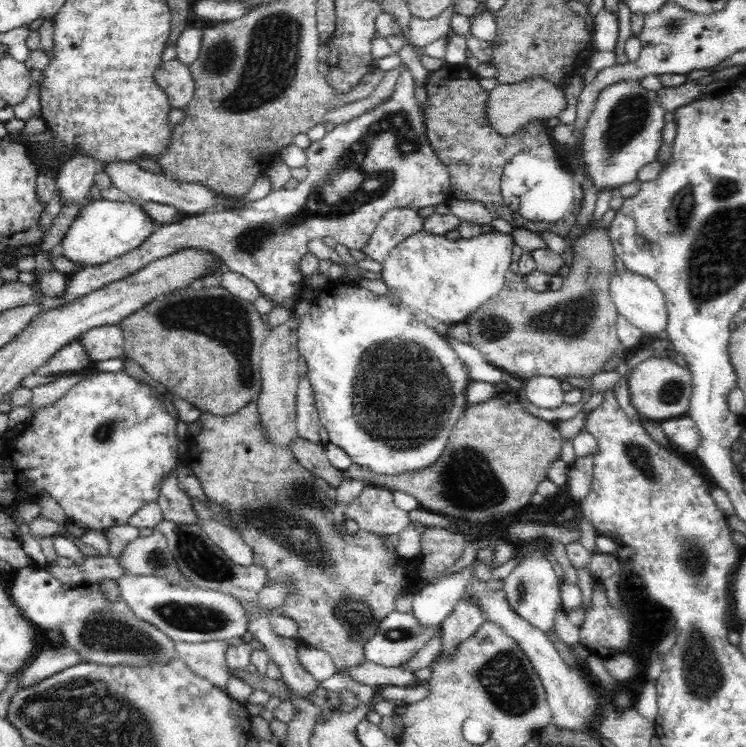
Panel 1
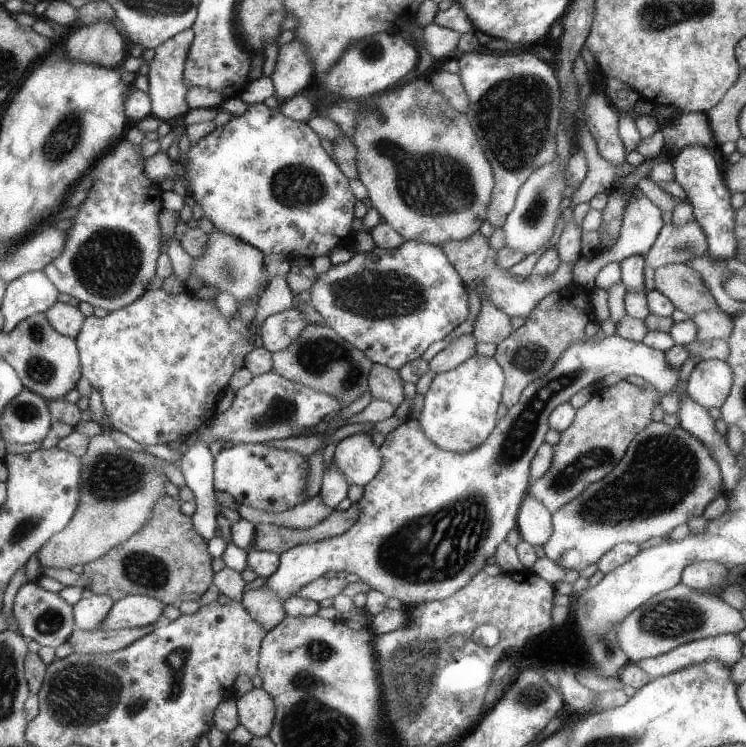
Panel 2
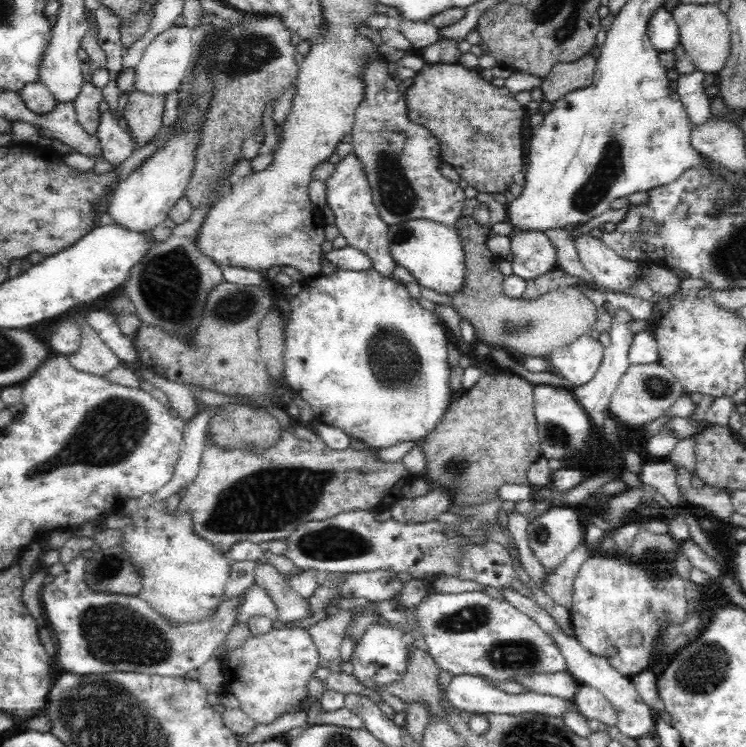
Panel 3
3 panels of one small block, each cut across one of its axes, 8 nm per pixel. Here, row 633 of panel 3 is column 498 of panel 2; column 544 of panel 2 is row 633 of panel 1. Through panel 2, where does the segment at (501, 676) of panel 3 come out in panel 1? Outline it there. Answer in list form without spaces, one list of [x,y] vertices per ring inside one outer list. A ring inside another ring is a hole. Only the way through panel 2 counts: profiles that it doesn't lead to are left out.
[[[394,610],[380,621],[376,634],[368,638],[364,658],[378,666],[404,665],[434,636],[435,631],[442,631],[442,626],[423,627],[412,613]]]

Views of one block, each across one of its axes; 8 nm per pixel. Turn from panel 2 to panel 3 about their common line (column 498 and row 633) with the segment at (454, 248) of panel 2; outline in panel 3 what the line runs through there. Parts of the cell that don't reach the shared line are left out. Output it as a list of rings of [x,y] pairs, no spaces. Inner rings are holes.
[[[298,626],[272,629],[262,636],[249,637],[243,645],[230,653],[229,659],[225,662],[227,681],[223,688],[225,692],[234,695],[239,700],[242,712],[246,713],[256,725],[271,724],[284,715],[288,708],[302,705],[302,698],[308,694],[306,684],[317,669],[318,659],[319,652],[306,629]]]

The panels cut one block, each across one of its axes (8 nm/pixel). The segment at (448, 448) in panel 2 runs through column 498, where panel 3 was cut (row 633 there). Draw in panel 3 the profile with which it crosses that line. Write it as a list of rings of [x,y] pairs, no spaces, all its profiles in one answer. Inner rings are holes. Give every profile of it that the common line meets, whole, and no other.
[[[394,622],[390,628],[388,626],[368,626],[355,644],[349,660],[353,666],[353,675],[367,688],[374,686],[374,684],[386,687],[390,682],[400,681],[406,672],[410,642],[412,642],[410,636],[404,634],[400,630],[400,626]]]

